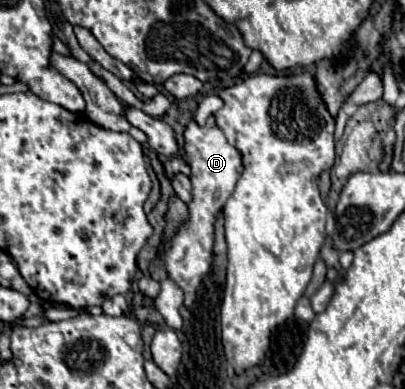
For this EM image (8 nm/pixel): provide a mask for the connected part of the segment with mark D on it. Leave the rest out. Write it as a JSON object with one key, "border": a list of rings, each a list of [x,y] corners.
{"border":[[[207,117],[207,123],[199,127],[195,121],[185,129],[185,151],[191,167],[191,183],[193,183],[193,201],[189,203],[189,221],[181,225],[177,237],[165,245],[165,269],[169,277],[185,291],[185,305],[191,307],[195,301],[195,291],[201,279],[211,269],[213,259],[213,223],[219,209],[231,197],[237,179],[241,177],[241,155],[237,149],[229,145],[223,131],[213,123],[213,117]]]}

